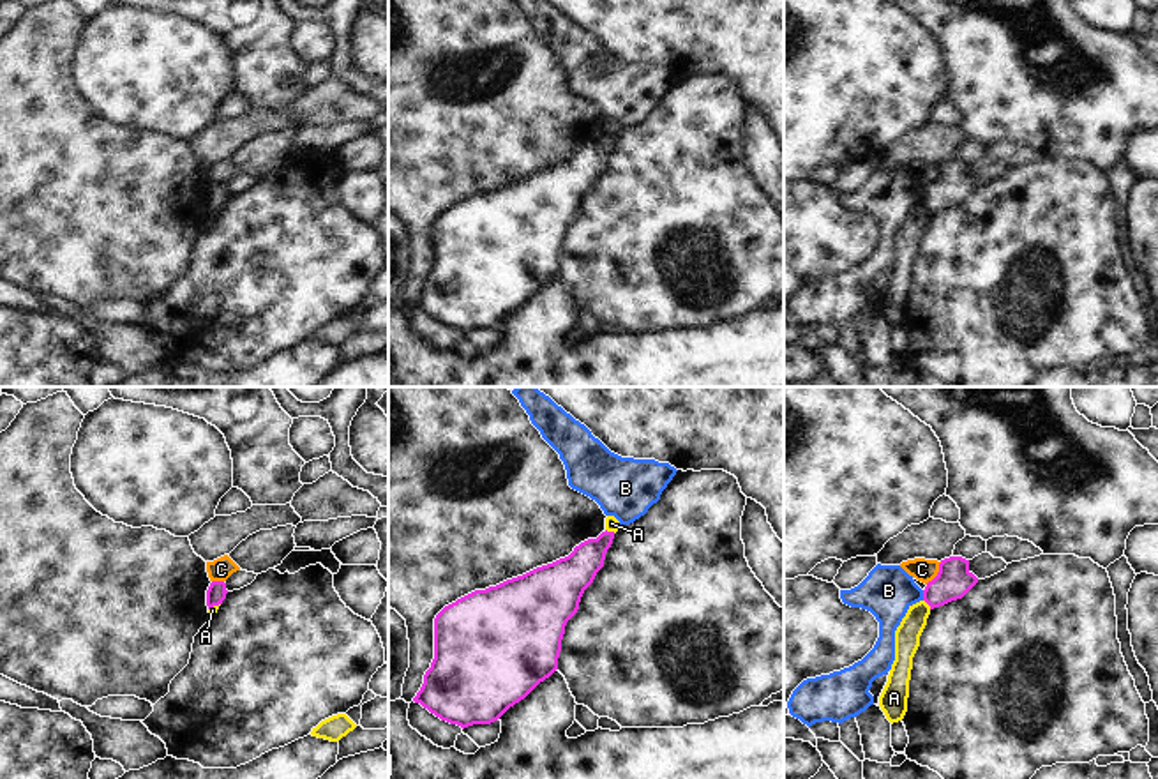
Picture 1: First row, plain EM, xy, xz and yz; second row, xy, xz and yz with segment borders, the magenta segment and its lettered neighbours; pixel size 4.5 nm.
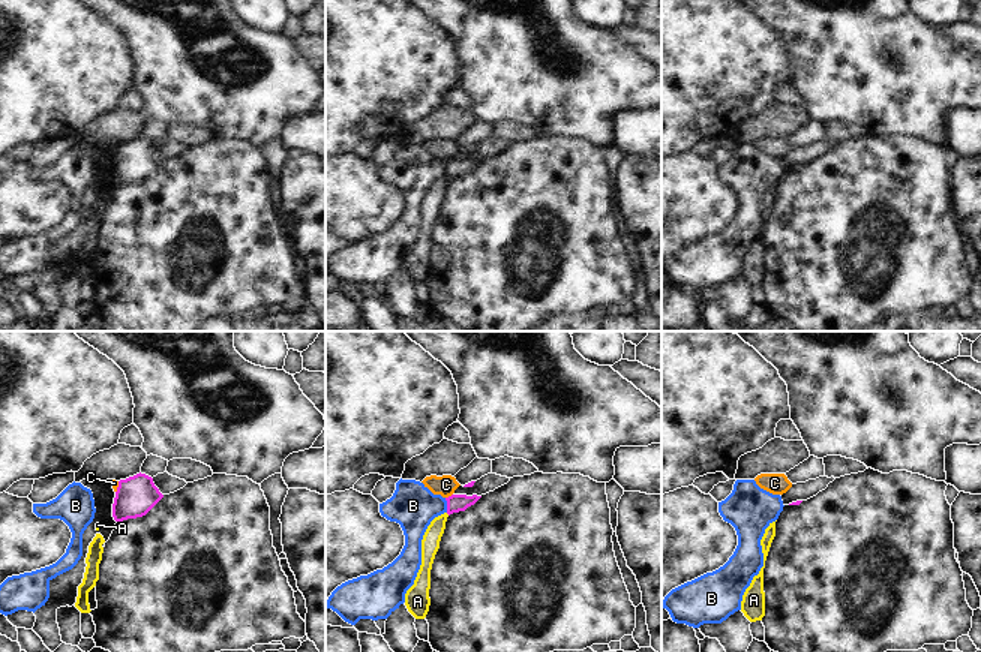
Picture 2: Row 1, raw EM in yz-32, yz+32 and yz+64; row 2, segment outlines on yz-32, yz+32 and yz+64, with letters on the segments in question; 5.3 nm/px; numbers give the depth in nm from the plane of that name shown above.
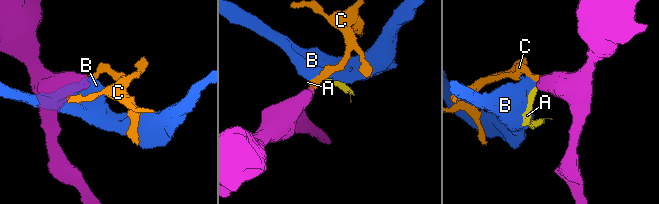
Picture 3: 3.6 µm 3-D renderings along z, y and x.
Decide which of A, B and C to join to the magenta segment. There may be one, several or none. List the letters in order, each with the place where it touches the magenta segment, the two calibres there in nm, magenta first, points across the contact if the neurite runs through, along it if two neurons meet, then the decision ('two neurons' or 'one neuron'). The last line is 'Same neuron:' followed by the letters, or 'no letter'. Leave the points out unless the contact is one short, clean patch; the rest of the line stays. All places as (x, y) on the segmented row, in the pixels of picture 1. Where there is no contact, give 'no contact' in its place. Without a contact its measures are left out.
A: contact xz (611, 532); calibres 170 and 60 nm; border xz (606, 529), (615, 532); two neurons
B: contact yz (924, 596); calibres 160 and 240 nm; two neurons
C: contact yz (938, 574); calibres 160 and 100 nm; border yz (941, 562), (936, 574), (925, 583); two neurons
Same neuron: no letter

